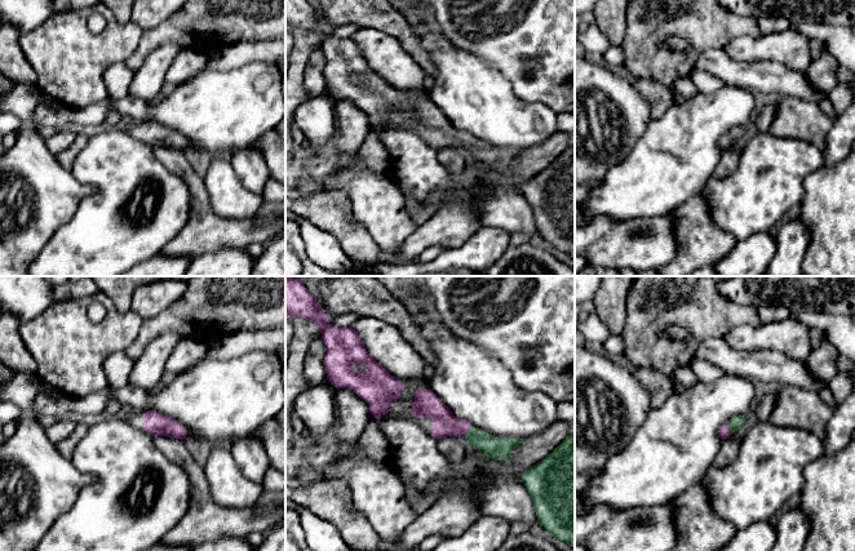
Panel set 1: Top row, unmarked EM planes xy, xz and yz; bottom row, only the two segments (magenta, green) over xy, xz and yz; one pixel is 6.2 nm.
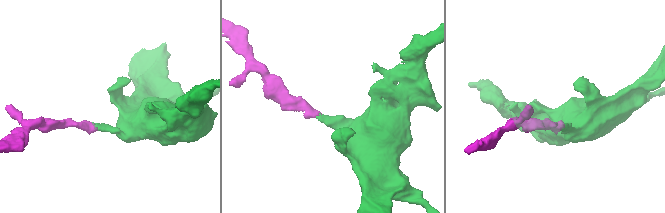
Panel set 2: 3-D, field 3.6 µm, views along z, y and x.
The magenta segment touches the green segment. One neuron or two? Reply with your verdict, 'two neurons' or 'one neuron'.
one neuron

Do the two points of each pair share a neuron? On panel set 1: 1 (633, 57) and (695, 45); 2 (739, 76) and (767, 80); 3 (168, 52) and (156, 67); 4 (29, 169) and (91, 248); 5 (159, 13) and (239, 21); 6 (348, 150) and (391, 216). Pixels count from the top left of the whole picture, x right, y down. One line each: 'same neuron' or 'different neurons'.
1: same neuron
2: same neuron
3: same neuron
4: different neurons
5: different neurons
6: different neurons

